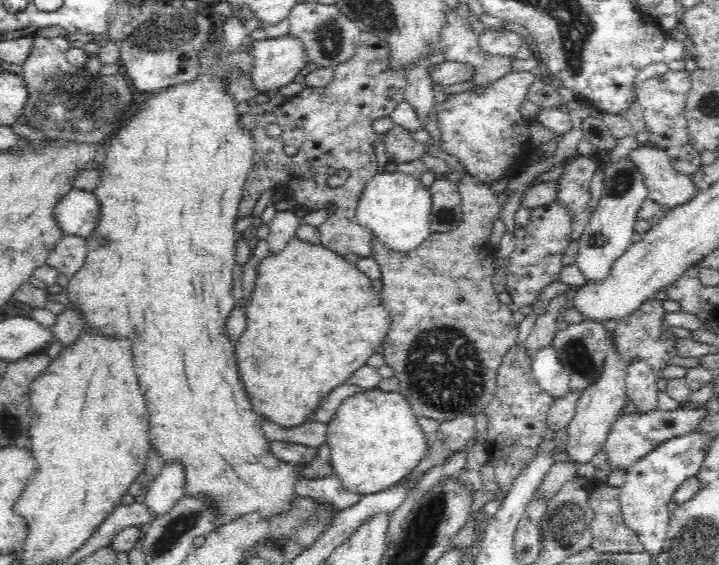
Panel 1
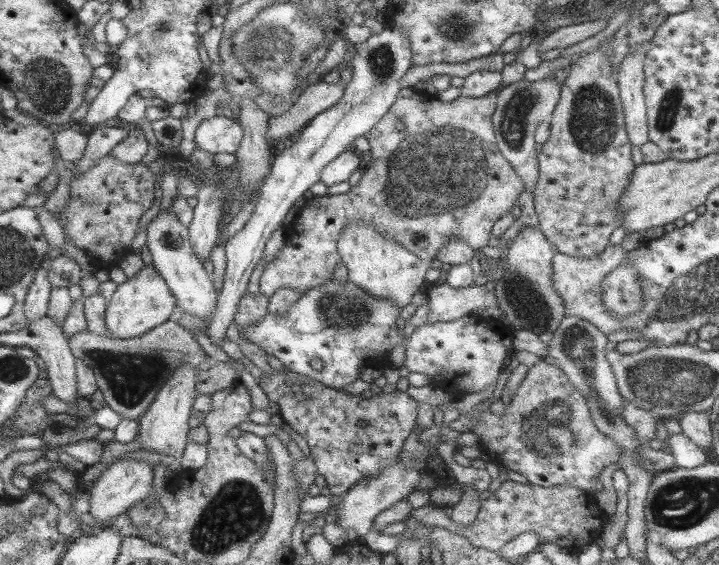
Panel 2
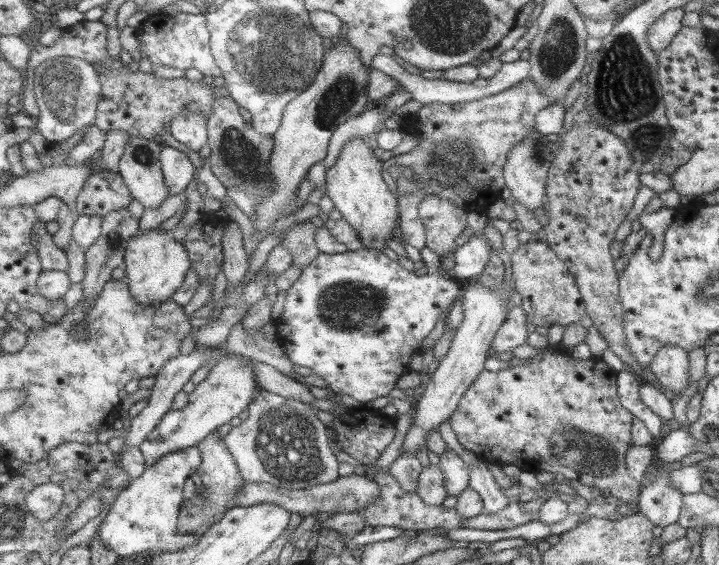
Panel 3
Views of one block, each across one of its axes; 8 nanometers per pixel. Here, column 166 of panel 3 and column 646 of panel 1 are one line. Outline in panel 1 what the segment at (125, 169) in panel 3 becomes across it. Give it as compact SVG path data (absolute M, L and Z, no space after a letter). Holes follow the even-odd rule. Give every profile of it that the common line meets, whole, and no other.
M622 158L614 166L606 166L604 176L606 176L604 178L604 194L600 198L600 204L593 210L588 224L577 240L579 251L575 263L586 279L584 286L588 286L588 284L598 286L598 283L606 282L610 276L613 262L621 257L632 244L634 223L637 221L636 214L642 202L649 197L649 192L646 190L646 179L628 158Z

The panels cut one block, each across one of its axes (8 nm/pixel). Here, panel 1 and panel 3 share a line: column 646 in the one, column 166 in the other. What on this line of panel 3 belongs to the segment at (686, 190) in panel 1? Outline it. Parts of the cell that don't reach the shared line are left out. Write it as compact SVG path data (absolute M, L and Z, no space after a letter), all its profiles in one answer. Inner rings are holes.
M165 145L162 151L162 172L169 196L183 193L194 178L194 167L184 153Z

